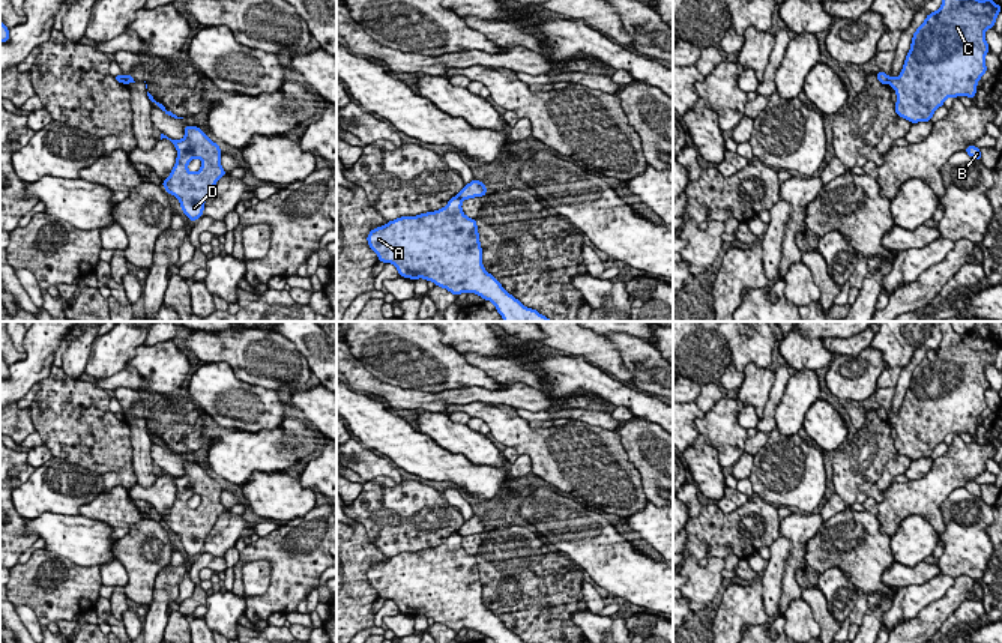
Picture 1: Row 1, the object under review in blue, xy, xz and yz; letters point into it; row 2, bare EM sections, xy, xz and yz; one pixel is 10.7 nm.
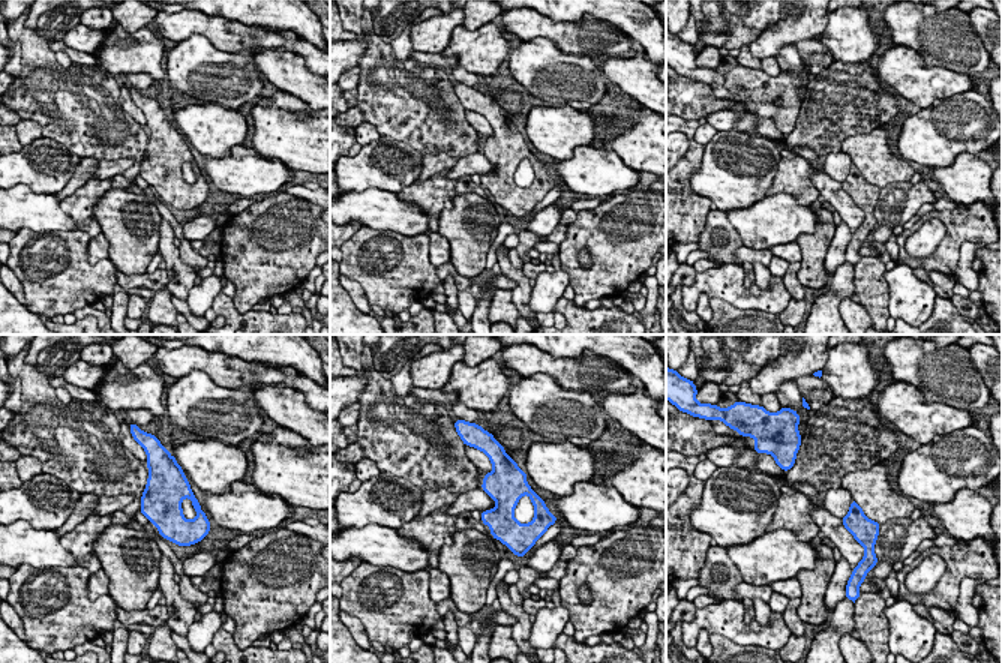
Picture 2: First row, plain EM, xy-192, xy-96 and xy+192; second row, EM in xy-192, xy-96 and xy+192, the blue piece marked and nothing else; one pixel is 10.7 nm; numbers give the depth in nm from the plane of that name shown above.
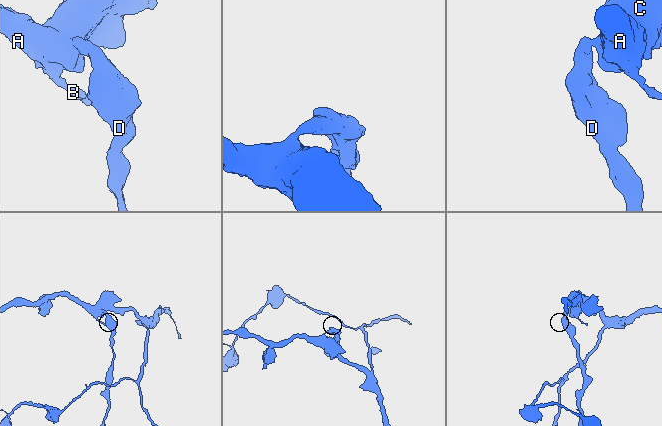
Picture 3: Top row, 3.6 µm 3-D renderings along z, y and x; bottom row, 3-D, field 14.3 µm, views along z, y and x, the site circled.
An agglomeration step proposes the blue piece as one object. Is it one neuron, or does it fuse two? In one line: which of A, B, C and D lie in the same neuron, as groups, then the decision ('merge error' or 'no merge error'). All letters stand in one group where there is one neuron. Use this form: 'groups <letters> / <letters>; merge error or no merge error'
groups A B C / D; merge error

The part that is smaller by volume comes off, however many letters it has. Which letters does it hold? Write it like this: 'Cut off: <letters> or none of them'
Cut off: D

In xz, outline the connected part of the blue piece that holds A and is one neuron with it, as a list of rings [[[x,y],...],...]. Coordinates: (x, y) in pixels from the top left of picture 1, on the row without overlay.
[[[455,532],[439,547],[388,557],[368,569],[368,583],[377,590],[379,598],[392,599],[403,614],[433,617],[455,632],[464,628],[475,629],[494,643],[524,643],[482,602],[476,556],[466,553],[461,541],[463,536]]]

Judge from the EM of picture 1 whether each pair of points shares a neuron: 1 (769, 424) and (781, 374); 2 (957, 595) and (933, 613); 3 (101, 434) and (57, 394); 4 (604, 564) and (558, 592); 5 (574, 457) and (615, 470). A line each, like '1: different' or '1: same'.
1: same
2: same
3: same
4: different
5: same

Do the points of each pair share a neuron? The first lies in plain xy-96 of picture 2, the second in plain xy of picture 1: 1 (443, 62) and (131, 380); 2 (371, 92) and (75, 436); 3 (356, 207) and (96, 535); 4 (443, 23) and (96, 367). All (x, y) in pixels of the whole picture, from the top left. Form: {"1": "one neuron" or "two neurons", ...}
{"1": "one neuron", "2": "one neuron", "3": "one neuron", "4": "one neuron"}

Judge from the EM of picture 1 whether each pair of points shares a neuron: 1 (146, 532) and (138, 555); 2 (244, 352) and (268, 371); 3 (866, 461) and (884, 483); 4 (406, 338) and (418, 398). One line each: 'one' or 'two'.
1: one
2: one
3: two
4: two

